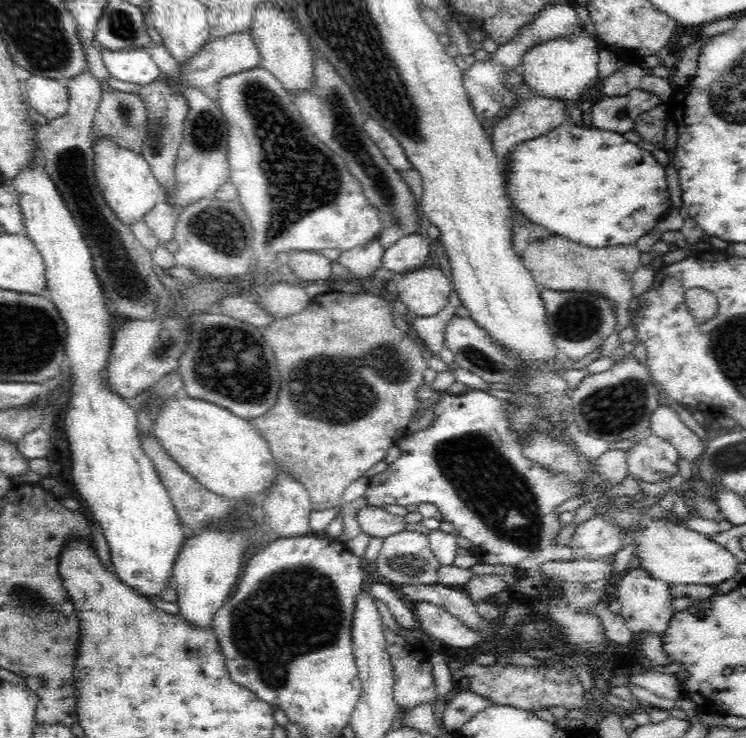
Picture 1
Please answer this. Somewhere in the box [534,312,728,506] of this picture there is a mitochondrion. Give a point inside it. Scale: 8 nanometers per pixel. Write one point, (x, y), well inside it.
(617, 409)

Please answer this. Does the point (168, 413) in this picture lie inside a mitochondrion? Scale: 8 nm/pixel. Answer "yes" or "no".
no

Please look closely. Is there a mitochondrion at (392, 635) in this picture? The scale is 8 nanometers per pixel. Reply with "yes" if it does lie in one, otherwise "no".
no

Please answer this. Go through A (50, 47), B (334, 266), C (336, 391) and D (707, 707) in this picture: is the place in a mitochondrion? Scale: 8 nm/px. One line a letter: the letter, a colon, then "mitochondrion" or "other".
A: mitochondrion
B: other
C: mitochondrion
D: other

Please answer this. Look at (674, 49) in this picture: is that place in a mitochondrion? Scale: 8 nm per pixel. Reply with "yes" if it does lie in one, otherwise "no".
no

